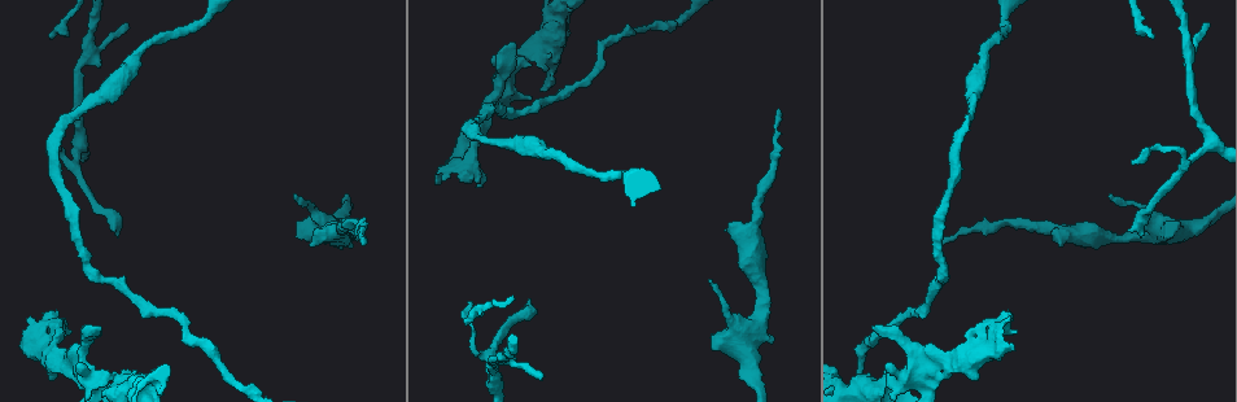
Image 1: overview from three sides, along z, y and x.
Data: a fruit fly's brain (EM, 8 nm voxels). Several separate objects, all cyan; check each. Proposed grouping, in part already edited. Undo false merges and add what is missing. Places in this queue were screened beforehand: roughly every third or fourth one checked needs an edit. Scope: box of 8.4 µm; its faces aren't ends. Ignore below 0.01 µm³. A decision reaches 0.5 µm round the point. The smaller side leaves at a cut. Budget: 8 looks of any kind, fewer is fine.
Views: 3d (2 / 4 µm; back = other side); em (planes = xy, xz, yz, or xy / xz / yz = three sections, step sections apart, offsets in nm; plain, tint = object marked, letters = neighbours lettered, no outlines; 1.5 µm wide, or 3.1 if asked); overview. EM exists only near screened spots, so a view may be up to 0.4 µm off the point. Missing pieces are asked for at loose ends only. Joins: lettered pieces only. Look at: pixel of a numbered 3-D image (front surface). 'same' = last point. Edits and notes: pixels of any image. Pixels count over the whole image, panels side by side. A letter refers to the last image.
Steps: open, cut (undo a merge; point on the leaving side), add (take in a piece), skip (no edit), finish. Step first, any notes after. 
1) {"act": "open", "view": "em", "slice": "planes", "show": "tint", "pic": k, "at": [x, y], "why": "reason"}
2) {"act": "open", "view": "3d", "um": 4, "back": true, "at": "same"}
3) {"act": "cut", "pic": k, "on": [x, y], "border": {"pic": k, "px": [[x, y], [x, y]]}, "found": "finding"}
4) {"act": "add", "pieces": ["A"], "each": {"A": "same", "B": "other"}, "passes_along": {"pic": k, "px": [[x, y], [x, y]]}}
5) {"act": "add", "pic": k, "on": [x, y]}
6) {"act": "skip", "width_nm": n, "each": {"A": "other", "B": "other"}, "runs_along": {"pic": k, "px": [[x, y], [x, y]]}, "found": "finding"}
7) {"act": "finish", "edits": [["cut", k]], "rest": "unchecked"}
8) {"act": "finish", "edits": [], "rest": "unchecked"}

{"act": "open", "view": "em", "slice": "planes", "show": "letters", "pic": 1, "at": [621, 176], "why": "thick turns thin"}

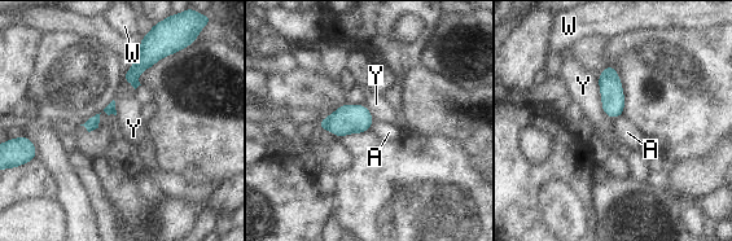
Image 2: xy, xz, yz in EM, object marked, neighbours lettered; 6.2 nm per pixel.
{"act": "skip", "each": {"A": "other", "W": "other", "Y": "other"}, "found": "continuous, no second neuron"}

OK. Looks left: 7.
{"act": "open", "view": "3d", "um": 4, "pic": 1, "at": [543, 375], "why": "tapers out"}

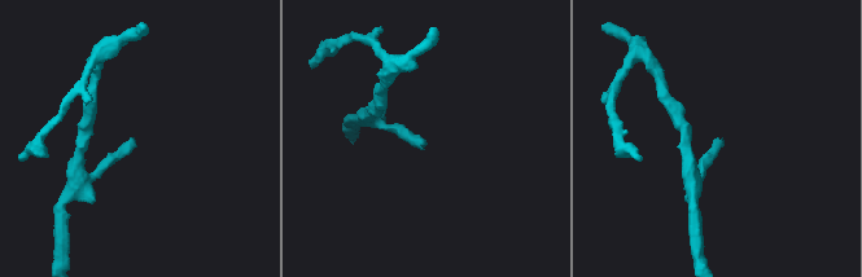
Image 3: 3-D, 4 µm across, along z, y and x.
{"act": "open", "view": "em", "um": 3.1, "slice": "xz", "step": 16, "show": "letters", "pic": 3, "at": [424, 140]}

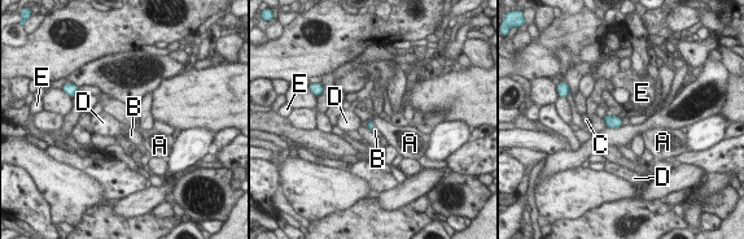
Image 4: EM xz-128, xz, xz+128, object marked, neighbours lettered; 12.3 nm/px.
{"act": "open", "view": "em", "um": 3.1, "slice": "planes", "show": "letters", "at": "same", "why": "another direction"}

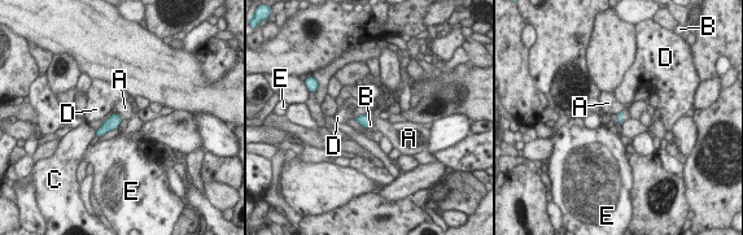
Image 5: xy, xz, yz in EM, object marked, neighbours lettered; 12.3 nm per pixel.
{"act": "add", "pieces": ["B"], "each": {"A": "other", "B": "same", "C": "other", "D": "other", "E": "other"}, "passes_along": {"pic": 5, "px": [[621, 120], [621, 116], [626, 114]]}, "found": "it goes on there"}

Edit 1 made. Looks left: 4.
{"act": "open", "view": "overview"}

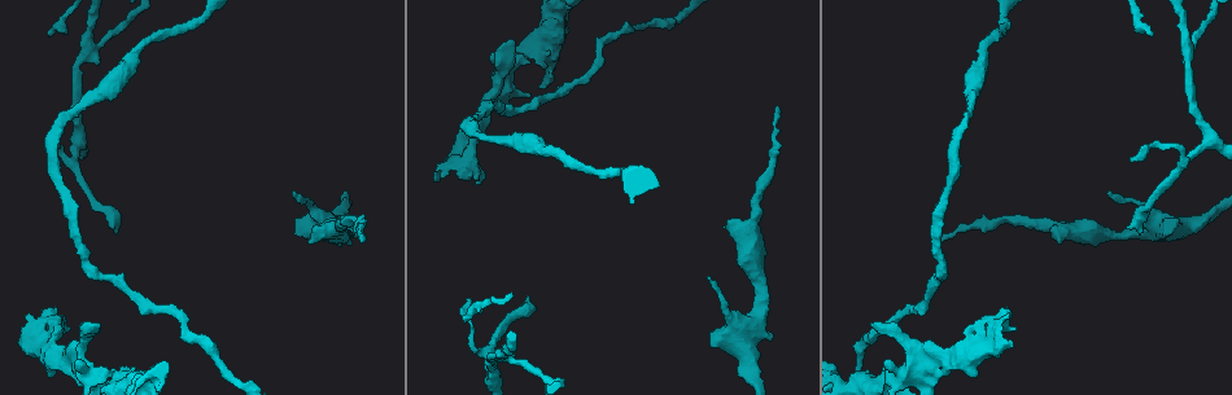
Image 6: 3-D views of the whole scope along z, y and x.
{"act": "open", "view": "3d", "um": 2, "pic": 6, "at": [531, 308], "why": "an open end"}

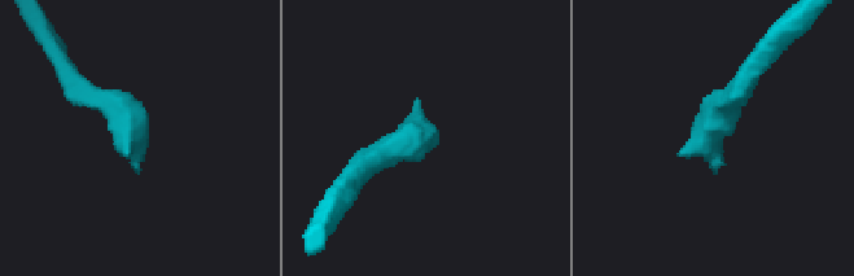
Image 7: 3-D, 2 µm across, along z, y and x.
{"act": "open", "view": "em", "slice": "xy", "step": 8, "show": "letters", "pic": 7, "at": [715, 171], "why": "shape alone is not enough"}

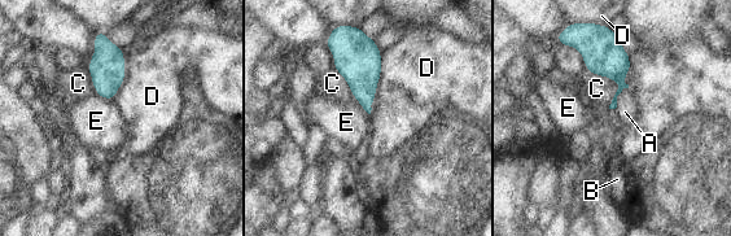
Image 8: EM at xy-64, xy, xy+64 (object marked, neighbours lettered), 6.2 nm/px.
{"act": "add", "pieces": ["A"], "each": {"A": "same", "B": "other", "C": "other", "D": "other", "E": "other"}, "found": "the neuron continues"}

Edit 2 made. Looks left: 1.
{"act": "finish", "edits": [["add", 5], ["add", 8]], "rest": "unchecked"}

